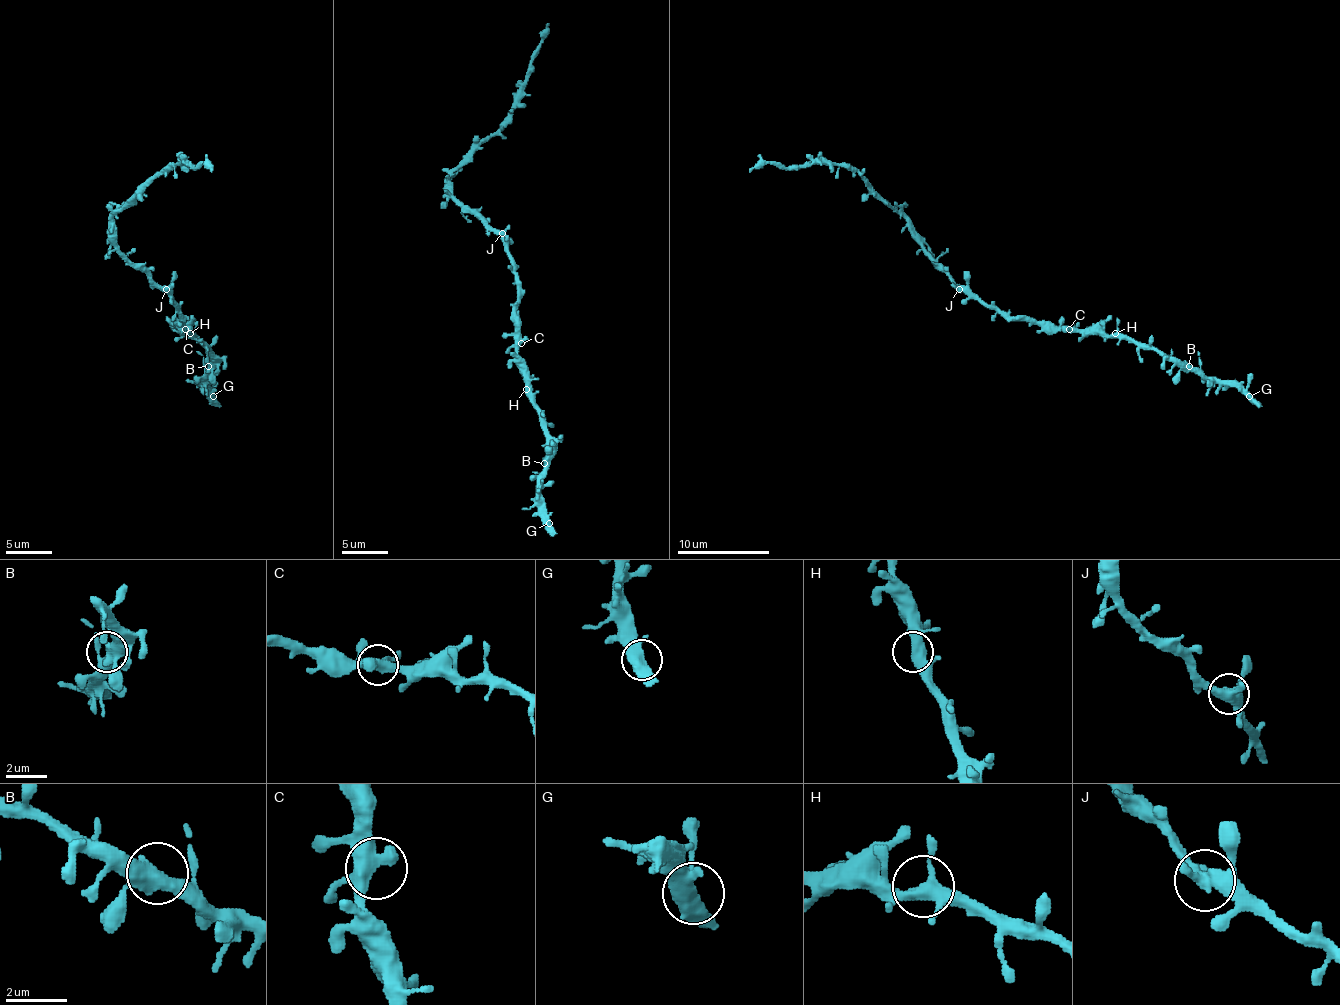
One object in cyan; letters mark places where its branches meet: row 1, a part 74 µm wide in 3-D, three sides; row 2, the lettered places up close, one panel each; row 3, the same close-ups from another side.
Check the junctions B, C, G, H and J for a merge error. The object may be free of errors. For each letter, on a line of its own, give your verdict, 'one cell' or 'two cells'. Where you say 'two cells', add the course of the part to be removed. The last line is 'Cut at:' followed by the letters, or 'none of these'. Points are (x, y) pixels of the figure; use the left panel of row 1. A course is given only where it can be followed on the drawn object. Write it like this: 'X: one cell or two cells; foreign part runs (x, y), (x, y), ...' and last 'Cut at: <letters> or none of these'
B: one cell
C: one cell
G: one cell
H: one cell
J: one cell
Cut at: none of these

